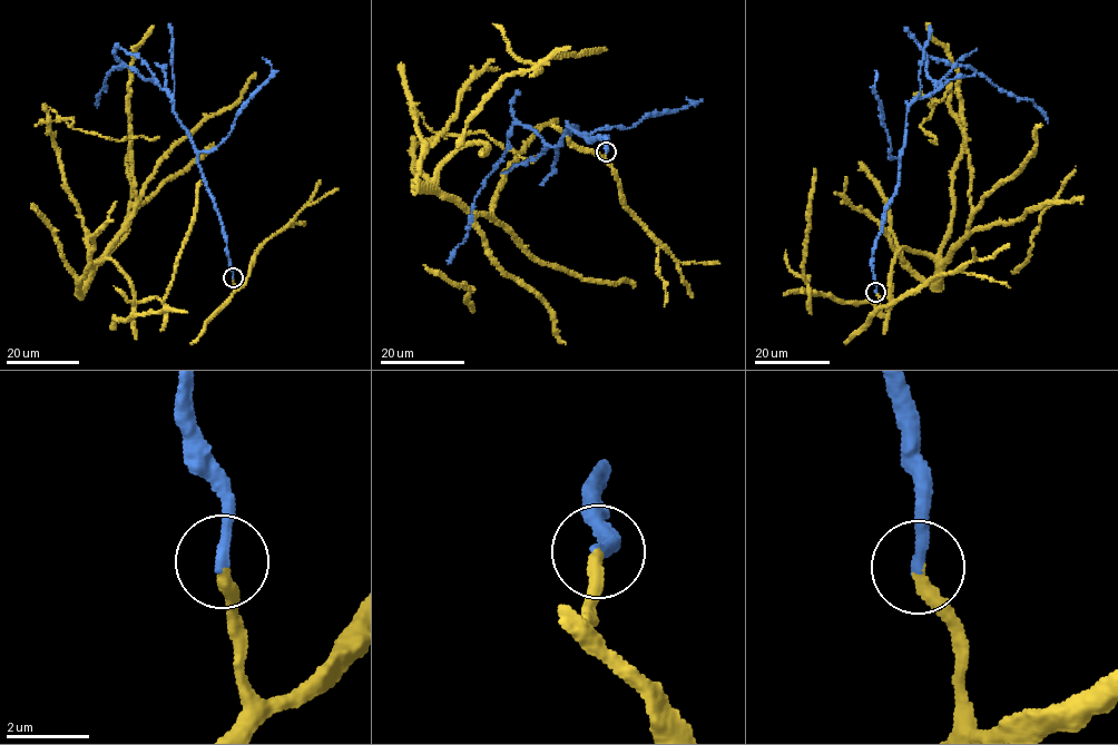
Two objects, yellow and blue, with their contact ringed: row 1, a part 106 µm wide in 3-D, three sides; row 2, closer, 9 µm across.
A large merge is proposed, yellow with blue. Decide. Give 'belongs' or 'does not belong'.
belongs

